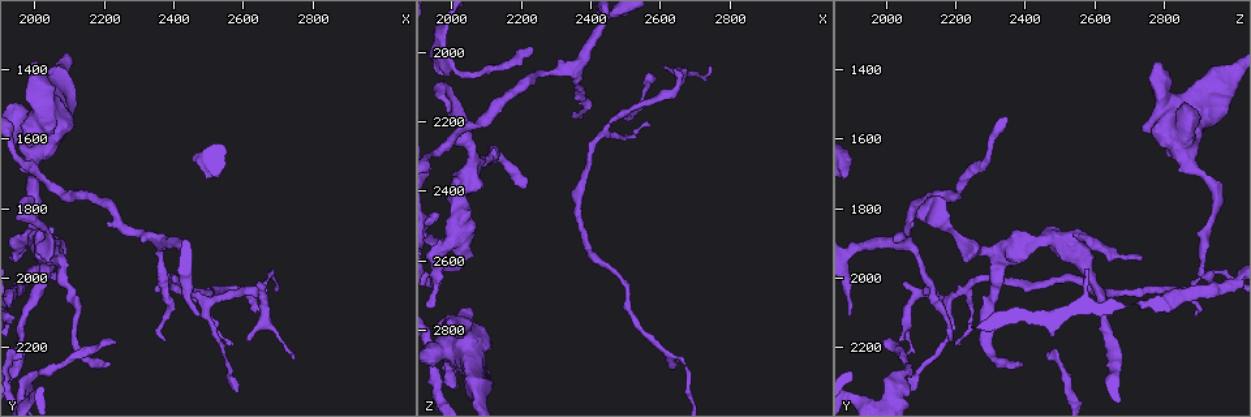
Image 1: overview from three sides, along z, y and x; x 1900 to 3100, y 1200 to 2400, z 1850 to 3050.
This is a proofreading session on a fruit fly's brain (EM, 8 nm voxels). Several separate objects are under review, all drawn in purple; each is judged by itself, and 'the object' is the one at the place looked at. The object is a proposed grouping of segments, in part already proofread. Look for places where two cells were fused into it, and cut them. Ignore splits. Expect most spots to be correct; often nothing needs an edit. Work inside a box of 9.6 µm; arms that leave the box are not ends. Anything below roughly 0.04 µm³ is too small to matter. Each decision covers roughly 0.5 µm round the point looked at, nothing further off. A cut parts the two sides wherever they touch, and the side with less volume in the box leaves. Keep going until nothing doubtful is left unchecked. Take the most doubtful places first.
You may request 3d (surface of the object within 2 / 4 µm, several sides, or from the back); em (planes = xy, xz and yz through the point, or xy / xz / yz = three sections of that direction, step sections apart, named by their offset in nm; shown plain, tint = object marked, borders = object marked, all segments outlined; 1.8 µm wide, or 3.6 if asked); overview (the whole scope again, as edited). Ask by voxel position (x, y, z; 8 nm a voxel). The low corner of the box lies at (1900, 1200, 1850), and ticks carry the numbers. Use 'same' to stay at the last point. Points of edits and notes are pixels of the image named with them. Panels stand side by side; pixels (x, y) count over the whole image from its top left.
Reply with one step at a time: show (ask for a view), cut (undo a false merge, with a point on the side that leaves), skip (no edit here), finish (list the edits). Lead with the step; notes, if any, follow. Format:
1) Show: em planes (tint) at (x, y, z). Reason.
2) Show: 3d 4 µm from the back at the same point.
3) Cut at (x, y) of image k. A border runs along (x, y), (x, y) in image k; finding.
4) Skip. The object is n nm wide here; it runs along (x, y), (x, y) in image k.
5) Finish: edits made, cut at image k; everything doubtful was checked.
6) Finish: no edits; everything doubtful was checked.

Show: em planes (tint) at (2660, 2040, 2100). Sharp bend.

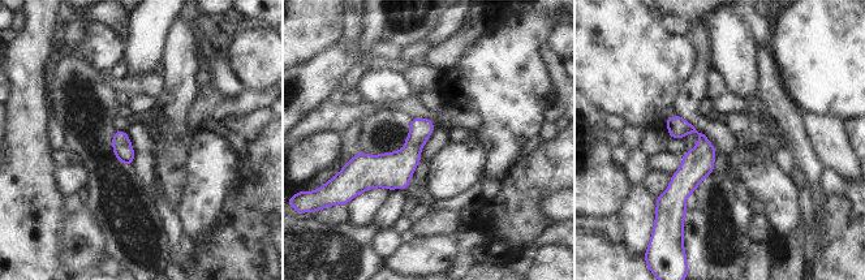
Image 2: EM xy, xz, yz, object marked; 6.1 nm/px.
Skip. It runs along (670, 120), (702, 137), (680, 211) in image 2; continuous, no second cell.

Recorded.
Show: 3d 4 µm at (2360, 1890, 2050). Arms part here.

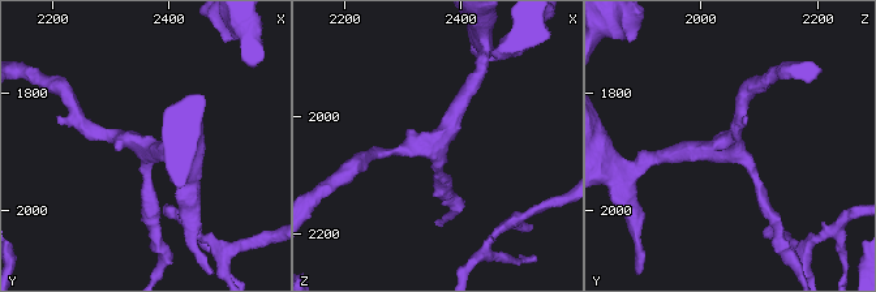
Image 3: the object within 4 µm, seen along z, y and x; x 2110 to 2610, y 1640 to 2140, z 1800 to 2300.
Show: em xy step 8 (tint) at (2355, 1895, 2045).

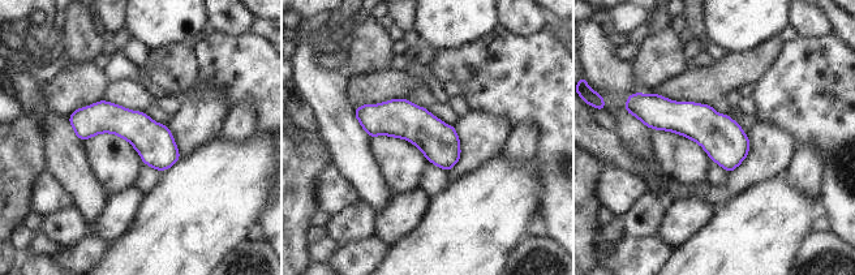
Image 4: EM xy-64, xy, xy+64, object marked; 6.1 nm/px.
Show: em planes (tint) at the same point. Cut it another way.

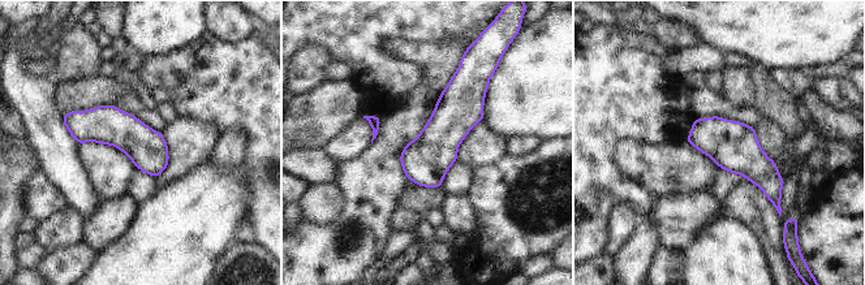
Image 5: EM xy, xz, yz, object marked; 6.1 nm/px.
Skip. 3 arms meet here; it runs along (67, 119), (121, 129), (164, 162) in image 5; all the same cell.

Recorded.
Show: em planes (plain) at (1990, 1810, 2120). Abrupt turn.

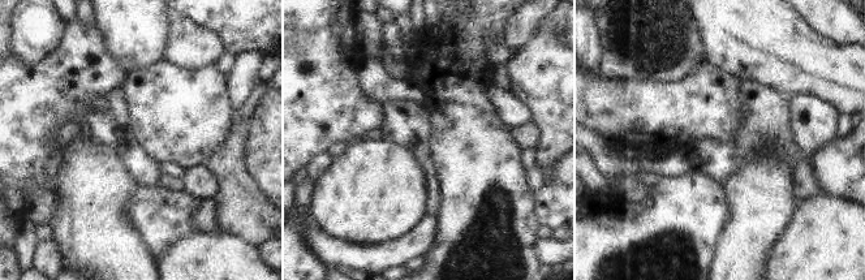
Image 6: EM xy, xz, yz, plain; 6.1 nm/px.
Show: em planes (tint) at the same point.

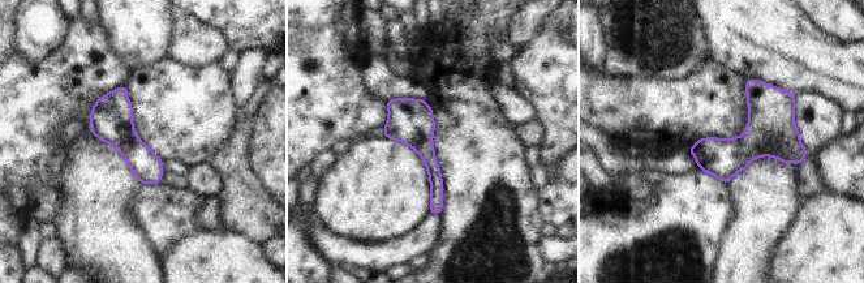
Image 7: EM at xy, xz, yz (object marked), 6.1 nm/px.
Skip. The object is 200 nm wide here; it runs along (392, 102), (426, 150), (437, 210) in image 7; all the same cell.

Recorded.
Finish: no edits; everything doubtful was checked.

